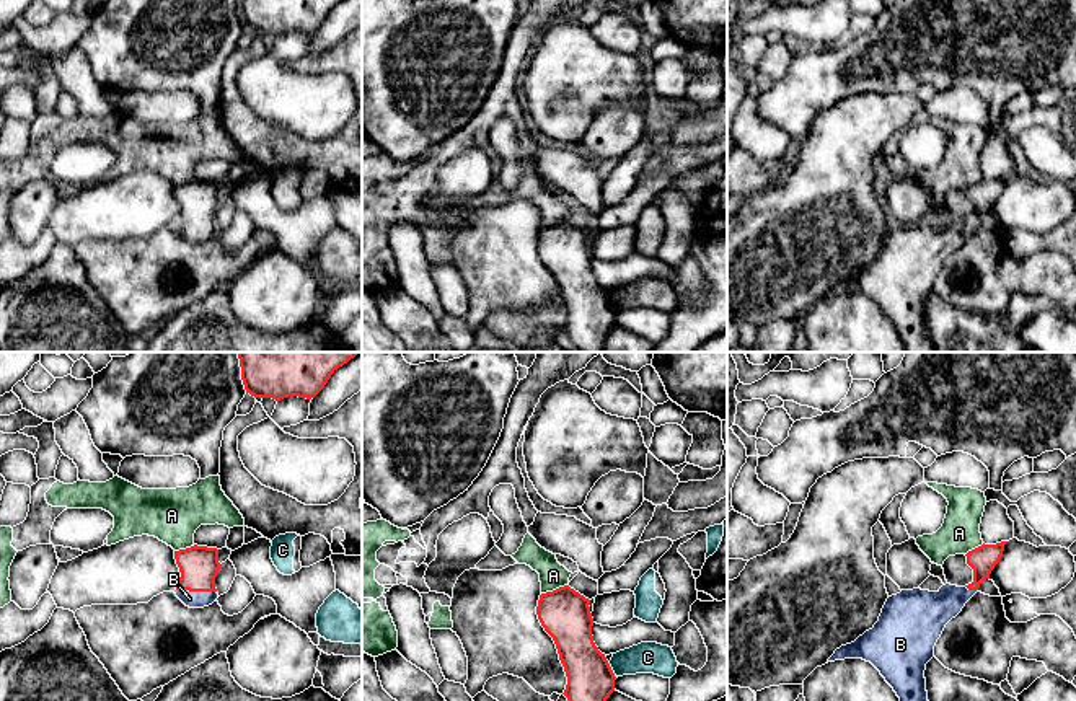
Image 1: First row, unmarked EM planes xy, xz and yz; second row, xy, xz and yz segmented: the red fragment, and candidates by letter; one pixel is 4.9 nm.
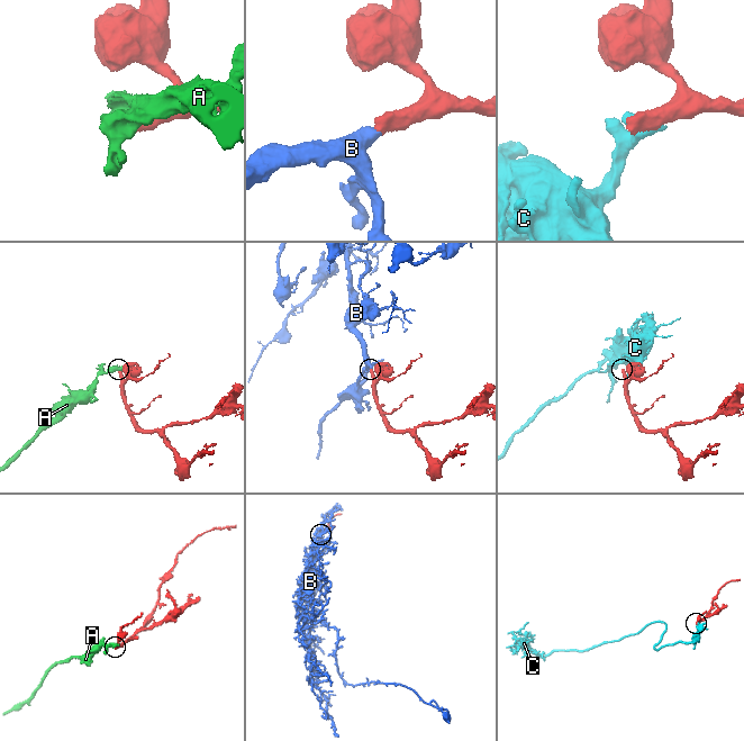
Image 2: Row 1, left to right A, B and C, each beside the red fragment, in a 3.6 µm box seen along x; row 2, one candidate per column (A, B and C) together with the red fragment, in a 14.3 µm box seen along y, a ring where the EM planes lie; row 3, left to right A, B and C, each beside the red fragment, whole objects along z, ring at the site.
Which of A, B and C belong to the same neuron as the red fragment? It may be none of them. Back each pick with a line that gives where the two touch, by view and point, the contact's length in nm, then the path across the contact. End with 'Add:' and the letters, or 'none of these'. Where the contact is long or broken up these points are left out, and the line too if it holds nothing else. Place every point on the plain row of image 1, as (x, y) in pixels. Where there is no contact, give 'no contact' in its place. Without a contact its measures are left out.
B: meets red in xy at (196, 225); contact 200 nm long; runs through xy (199, 201), (196, 225), (189, 233)
Add: B

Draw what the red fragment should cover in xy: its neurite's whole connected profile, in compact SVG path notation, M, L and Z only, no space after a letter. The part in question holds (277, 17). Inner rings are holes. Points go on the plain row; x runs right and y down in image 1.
M240 0L246 28L280 36L289 31L311 34L342 0Z

